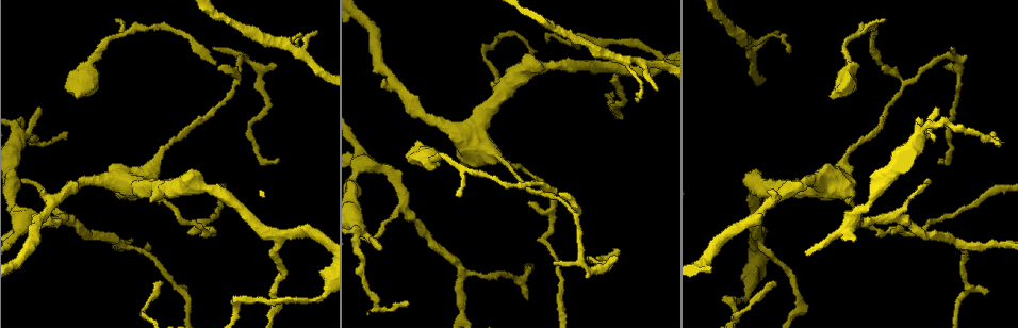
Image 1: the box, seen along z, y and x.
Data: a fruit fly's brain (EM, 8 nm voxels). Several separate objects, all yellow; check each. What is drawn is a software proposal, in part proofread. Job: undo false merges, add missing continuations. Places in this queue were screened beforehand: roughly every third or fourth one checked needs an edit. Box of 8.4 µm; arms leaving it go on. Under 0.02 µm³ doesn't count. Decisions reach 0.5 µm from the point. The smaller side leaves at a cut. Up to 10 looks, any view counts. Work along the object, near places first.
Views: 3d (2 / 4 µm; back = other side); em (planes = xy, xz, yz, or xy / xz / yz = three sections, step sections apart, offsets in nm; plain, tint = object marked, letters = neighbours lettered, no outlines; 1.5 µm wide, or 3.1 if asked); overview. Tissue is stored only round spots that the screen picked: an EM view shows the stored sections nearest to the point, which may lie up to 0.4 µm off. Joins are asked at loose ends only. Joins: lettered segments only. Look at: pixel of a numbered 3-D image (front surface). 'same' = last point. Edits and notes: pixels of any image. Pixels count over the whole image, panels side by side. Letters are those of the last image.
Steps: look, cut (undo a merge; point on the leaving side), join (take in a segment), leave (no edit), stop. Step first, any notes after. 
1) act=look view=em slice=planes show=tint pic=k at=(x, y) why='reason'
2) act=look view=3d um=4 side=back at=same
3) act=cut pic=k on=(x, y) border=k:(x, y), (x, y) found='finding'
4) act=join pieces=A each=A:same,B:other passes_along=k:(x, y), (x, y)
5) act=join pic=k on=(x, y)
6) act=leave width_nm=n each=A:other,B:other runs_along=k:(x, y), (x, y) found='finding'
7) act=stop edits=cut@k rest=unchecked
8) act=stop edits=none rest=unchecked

act=look view=em slice=planes show=letters pic=1 at=(432, 157) why='calibre changes'

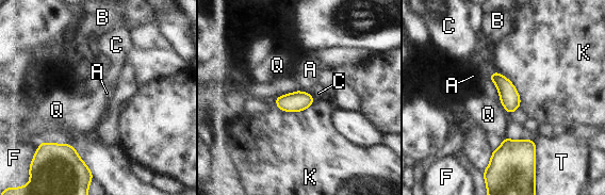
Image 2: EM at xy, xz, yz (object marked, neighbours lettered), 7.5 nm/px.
act=leave each=A:other,B:other,C:other,F:other,K:other,Q:other,T:other border=2:(499, 99), (507, 113) found='all the same cell'

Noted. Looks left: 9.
act=look view=3d um=2 pic=1 at=(38, 108)

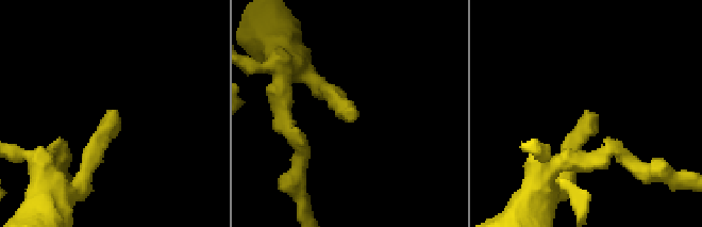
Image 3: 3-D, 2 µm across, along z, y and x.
act=look view=em slice=planes show=plain pic=3 at=(353, 121)

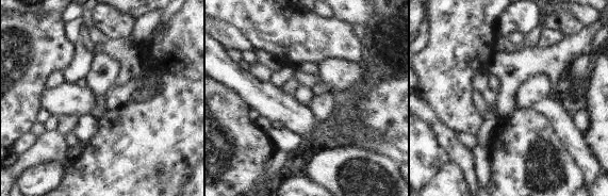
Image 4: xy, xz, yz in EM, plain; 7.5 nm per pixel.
act=look view=em slice=planes show=letters at=same

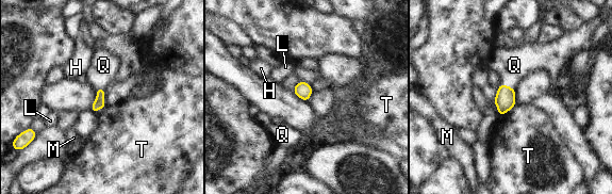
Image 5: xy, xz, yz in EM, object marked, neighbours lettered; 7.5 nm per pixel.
act=join pieces=Q longest_contact=T:160nm each=H:other,L:other,M:other,Q:same,T:other passes_along=5:(505, 100), (508, 86), (514, 65) found='it goes on there'

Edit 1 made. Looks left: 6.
act=look view=overview why='see it whole again'

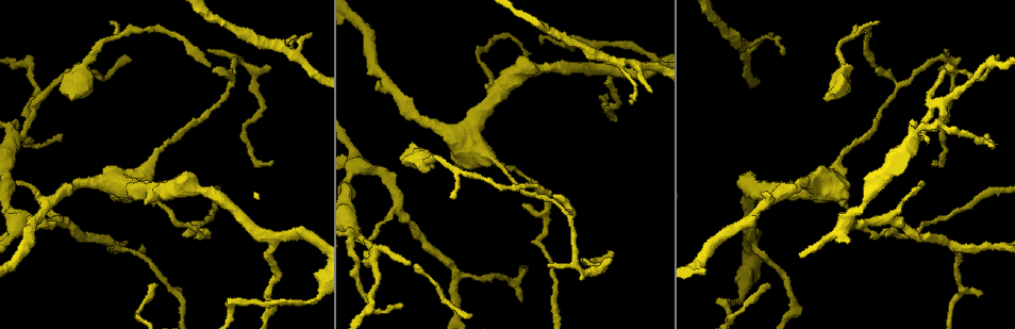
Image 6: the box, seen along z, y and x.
act=look view=3d um=4 pic=6 at=(571, 218) why='two arms in line, one across'

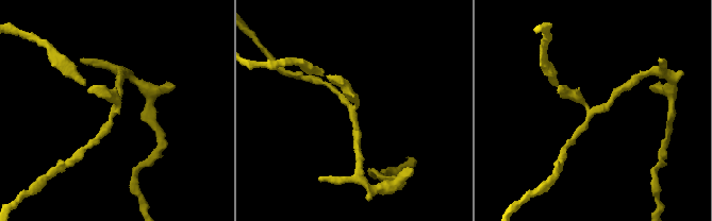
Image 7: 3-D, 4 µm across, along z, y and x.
act=look view=em slice=planes show=tint pic=7 at=(113, 115) arms=3 why='now the EM'

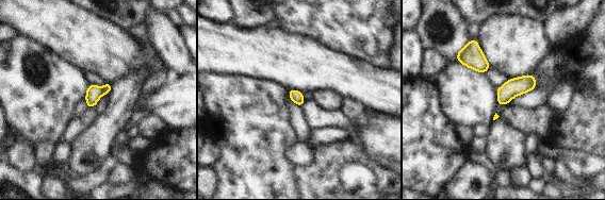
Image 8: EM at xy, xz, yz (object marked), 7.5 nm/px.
act=look view=em slice=planes show=letters at=same

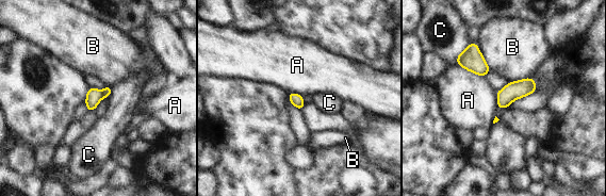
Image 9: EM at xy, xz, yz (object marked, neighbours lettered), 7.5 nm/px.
act=cut pic=9 on=(107, 92) width_nm=90 each=A:other,B:other,C:other border=9:(102, 91), (104, 97) found='a second cell is stuck on'

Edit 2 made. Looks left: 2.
act=look view=em slice=yz step=8 show=tint pic=6 at=(613, 71) why='a fork'

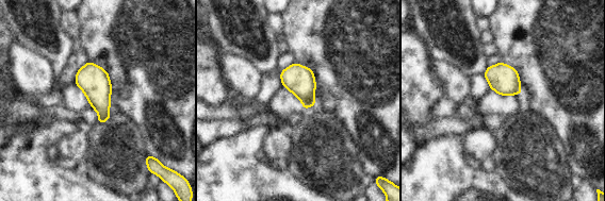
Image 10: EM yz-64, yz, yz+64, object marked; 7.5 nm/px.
act=look view=em slice=planes show=letters at=same

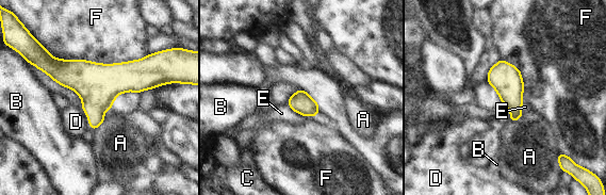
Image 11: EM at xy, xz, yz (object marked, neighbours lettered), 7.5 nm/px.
act=leave each=A:other,B:other,C:other,D:other,E:other,F:other border=11:(38, 41), (66, 60), (148, 54) found='continuous, no second cell'

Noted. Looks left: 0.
act=stop edits=join@5,cut@9 rest=unchecked

